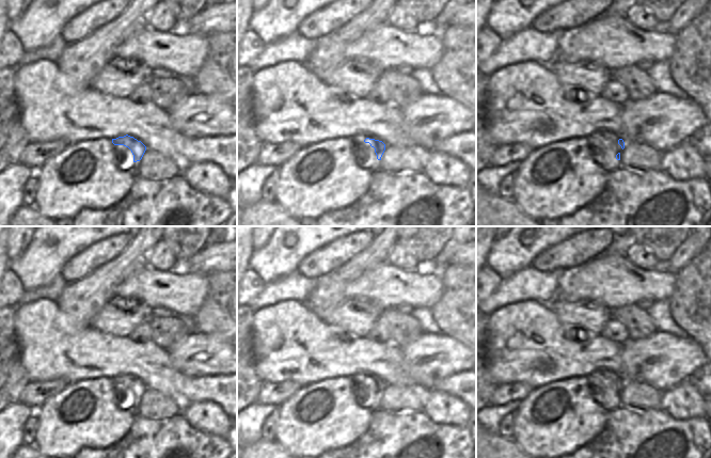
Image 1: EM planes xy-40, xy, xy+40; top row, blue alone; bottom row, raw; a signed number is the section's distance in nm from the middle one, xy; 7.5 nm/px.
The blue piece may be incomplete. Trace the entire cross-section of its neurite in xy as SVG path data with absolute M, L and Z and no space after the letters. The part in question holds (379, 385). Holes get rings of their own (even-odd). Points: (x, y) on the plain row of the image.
M357 374L351 378L356 402L373 412L379 408L385 383L369 374Z

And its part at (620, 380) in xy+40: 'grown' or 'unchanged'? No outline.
grown

